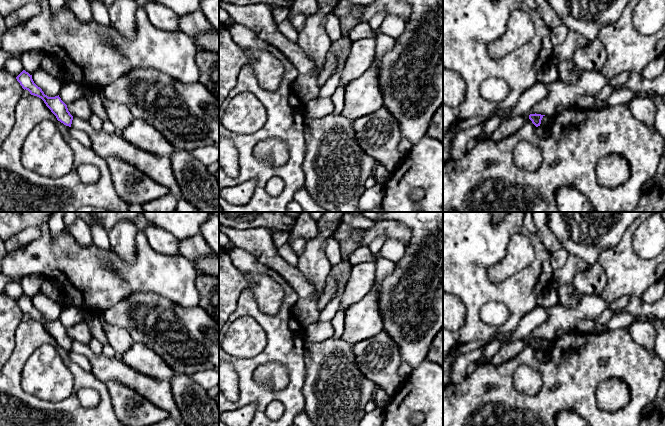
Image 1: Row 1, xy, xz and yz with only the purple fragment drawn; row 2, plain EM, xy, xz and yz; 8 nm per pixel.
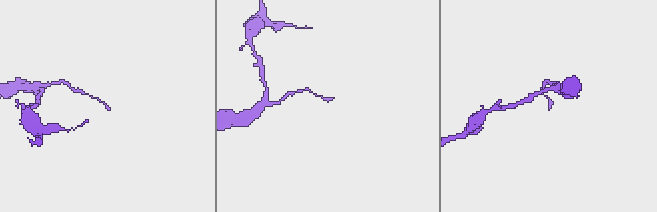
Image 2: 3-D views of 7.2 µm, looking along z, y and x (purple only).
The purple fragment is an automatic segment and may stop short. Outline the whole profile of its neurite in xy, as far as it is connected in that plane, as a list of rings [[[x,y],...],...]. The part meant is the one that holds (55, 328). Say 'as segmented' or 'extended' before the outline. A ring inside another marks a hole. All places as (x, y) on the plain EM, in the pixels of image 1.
as segmented | [[[23,294],[16,303],[24,314],[26,313],[31,319],[41,322],[46,330],[56,340],[58,345],[71,351],[73,340],[68,335],[67,329],[61,324],[59,319],[55,321],[48,321],[45,319],[42,313],[34,307],[32,299],[25,294]]]

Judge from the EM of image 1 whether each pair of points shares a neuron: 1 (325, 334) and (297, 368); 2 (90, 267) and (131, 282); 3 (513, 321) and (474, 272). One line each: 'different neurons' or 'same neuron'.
1: different neurons
2: same neuron
3: same neuron

